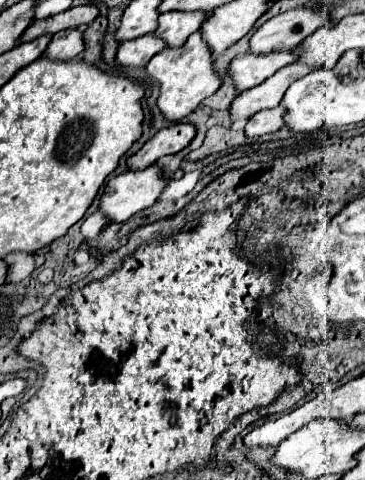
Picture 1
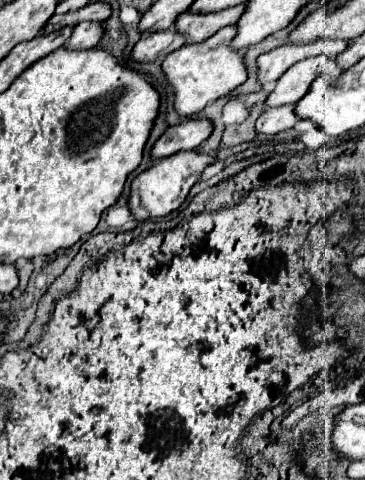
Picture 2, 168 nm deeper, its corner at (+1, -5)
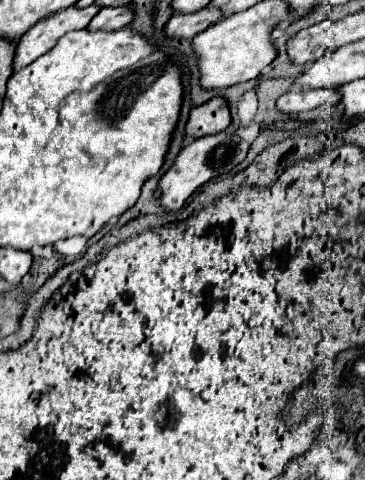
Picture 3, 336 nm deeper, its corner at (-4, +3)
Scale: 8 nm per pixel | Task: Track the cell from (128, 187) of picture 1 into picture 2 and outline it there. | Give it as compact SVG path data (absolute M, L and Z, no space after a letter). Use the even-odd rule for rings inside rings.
M188 150L188 152L178 152L174 156L162 158L160 162L156 162L154 166L150 166L142 174L138 174L130 184L128 208L130 208L132 216L142 222L148 218L166 216L172 210L176 210L184 202L188 190L198 182L202 170L208 164L212 164L214 160L216 160L216 154L198 154L196 150Z

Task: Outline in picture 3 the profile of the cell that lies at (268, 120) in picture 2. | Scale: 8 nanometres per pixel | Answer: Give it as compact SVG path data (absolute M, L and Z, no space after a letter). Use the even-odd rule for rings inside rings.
M339 86L333 88L317 88L317 90L291 90L285 92L279 100L277 100L277 108L281 112L305 112L305 110L313 110L319 104L329 102L329 104L339 104L341 102L341 94L339 94Z

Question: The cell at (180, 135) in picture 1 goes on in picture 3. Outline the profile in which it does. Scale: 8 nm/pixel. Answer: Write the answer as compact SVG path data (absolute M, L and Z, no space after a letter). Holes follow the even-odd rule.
M217 96L205 102L203 106L197 106L191 110L189 122L187 122L187 136L201 138L209 134L217 134L225 130L231 124L231 112L225 98Z

